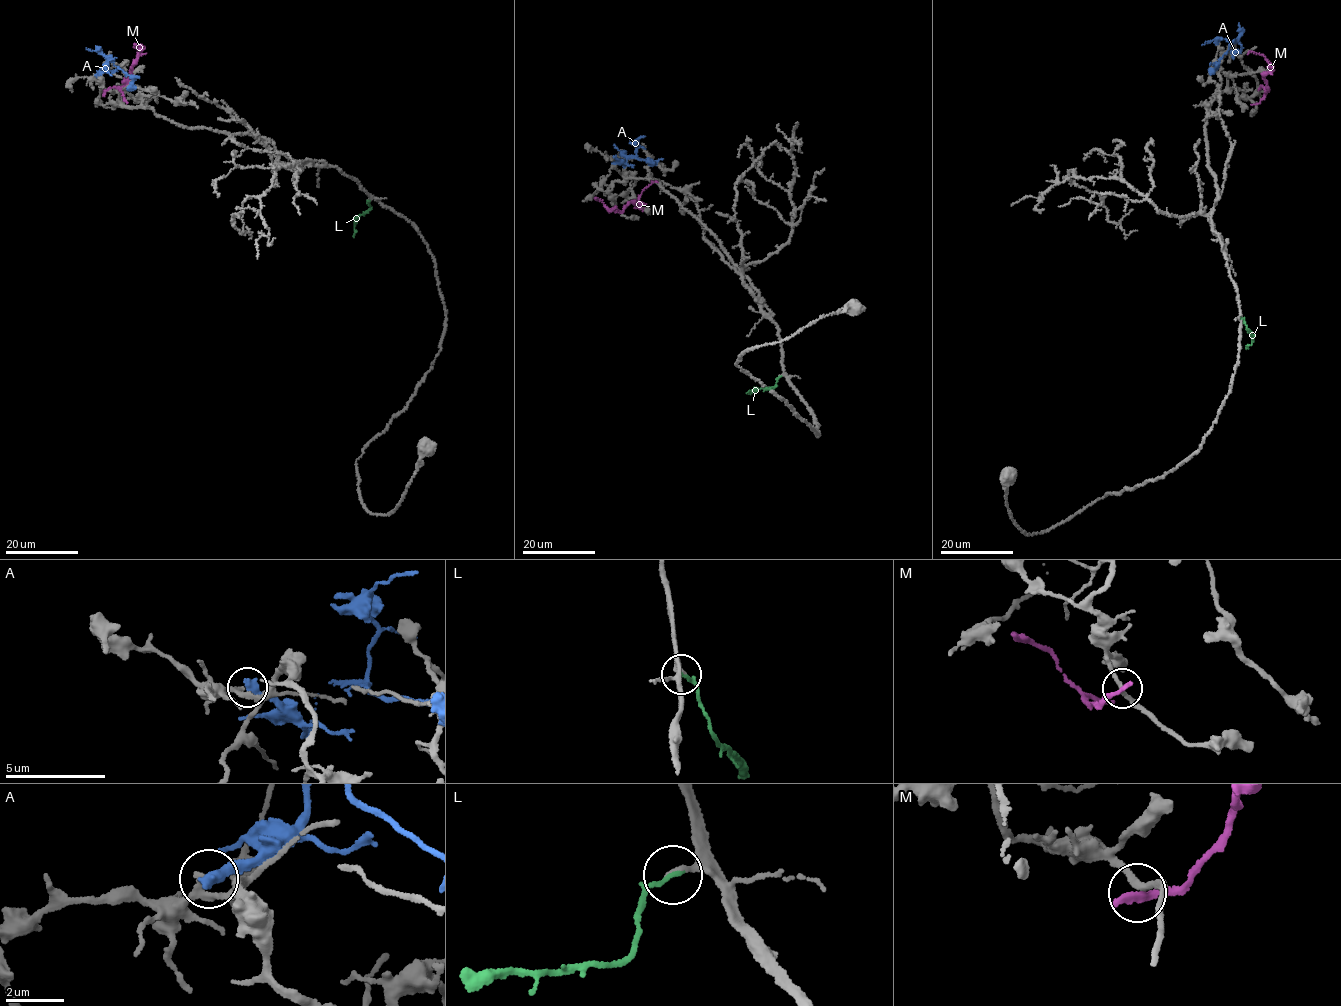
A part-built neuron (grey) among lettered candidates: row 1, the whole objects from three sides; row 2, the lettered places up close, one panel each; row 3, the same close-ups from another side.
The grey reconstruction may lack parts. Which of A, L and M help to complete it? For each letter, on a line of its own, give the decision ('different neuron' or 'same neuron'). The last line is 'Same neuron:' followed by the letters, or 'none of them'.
A: different neuron
L: different neuron
M: different neuron
Same neuron: none of them

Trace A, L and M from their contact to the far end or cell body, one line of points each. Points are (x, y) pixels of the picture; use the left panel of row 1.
A: (95, 75), (108, 65), (107, 57), (132, 78), (129, 89)
L: (369, 200), (370, 208), (358, 217), (353, 236)
M: (127, 102), (121, 89), (131, 76), (139, 52), (134, 44), (144, 47)

